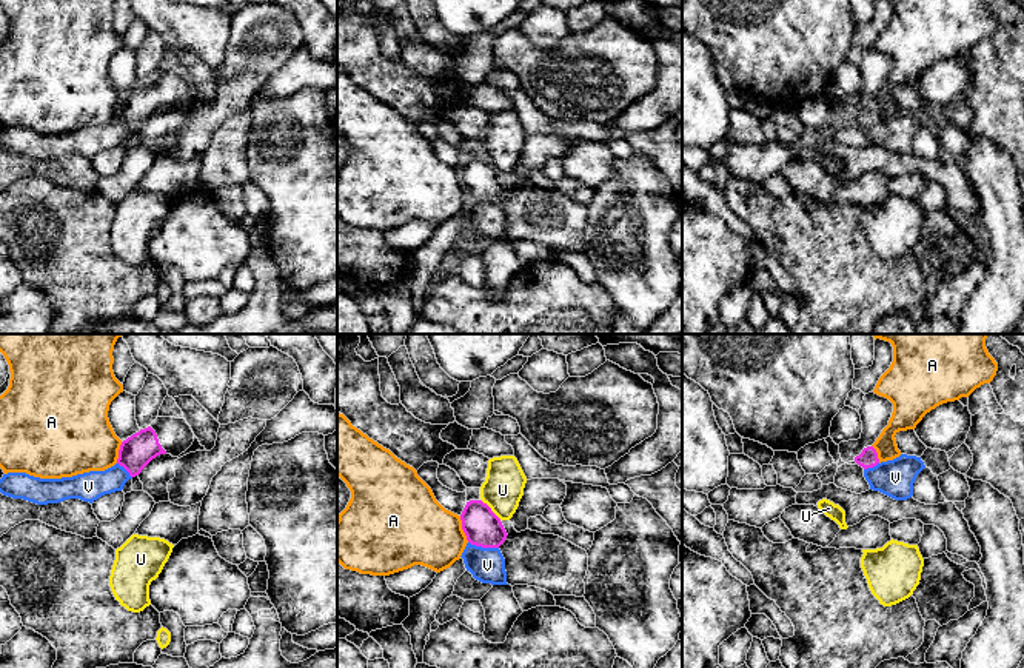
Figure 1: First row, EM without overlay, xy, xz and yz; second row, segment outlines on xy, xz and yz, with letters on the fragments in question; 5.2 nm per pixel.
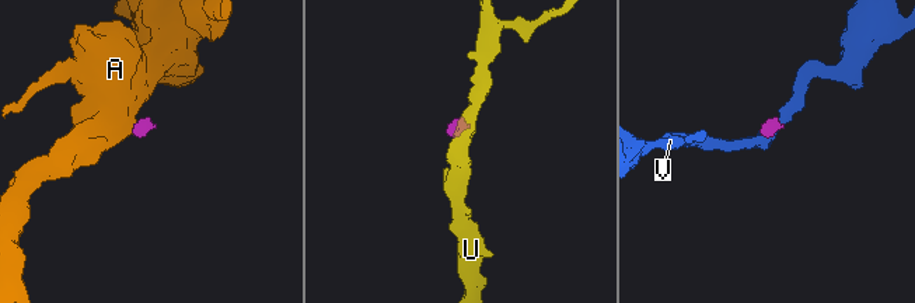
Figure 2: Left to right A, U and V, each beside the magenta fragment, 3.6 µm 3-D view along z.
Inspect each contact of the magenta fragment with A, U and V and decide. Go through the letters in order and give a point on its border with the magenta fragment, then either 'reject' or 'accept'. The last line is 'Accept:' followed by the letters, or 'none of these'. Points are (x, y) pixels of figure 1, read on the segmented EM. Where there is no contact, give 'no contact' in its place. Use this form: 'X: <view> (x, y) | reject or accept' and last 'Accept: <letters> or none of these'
A: xz (462, 528) | reject
U: xz (490, 510) | reject
V: xz (484, 547) | reject
Accept: none of these

